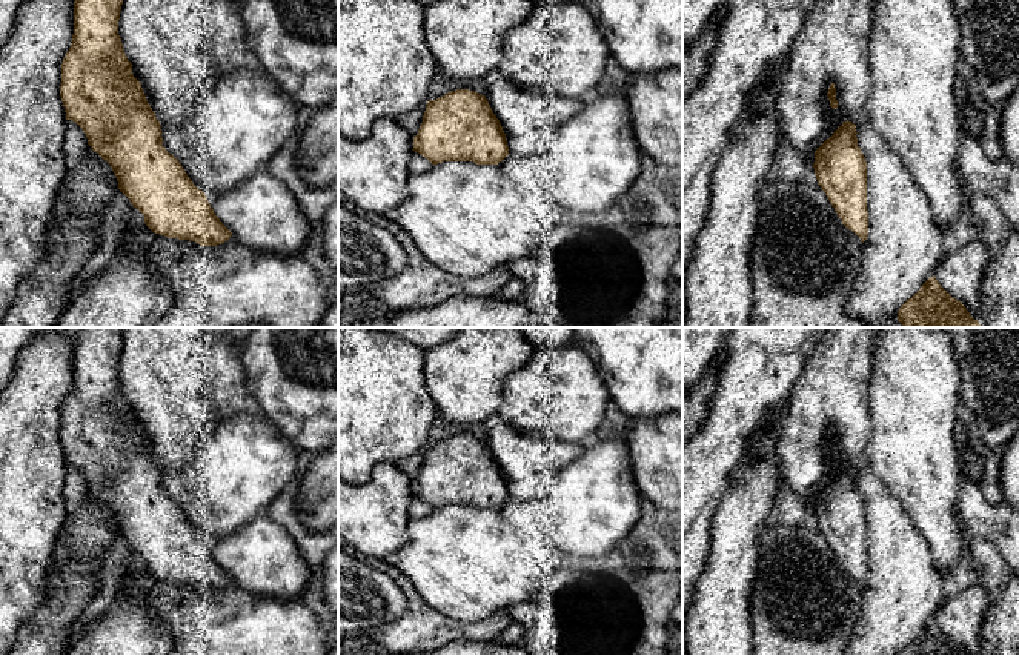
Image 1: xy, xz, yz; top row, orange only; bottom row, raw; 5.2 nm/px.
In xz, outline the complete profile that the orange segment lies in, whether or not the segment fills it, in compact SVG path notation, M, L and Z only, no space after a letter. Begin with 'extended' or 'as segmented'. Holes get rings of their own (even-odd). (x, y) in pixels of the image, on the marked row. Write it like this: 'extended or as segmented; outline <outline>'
as segmented; outline M469 89L427 101L412 151L432 165L498 165L509 155L506 134L487 98Z

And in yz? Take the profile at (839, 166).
as segmented; outline M844 121L815 151L813 169L842 224L864 243L868 234L867 161L856 134L856 125Z

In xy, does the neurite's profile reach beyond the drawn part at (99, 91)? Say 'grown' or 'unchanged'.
unchanged

